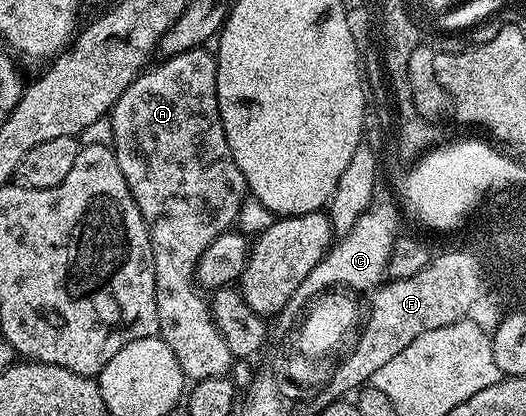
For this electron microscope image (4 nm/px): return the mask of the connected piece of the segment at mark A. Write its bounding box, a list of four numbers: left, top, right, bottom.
[108,48,247,383]

